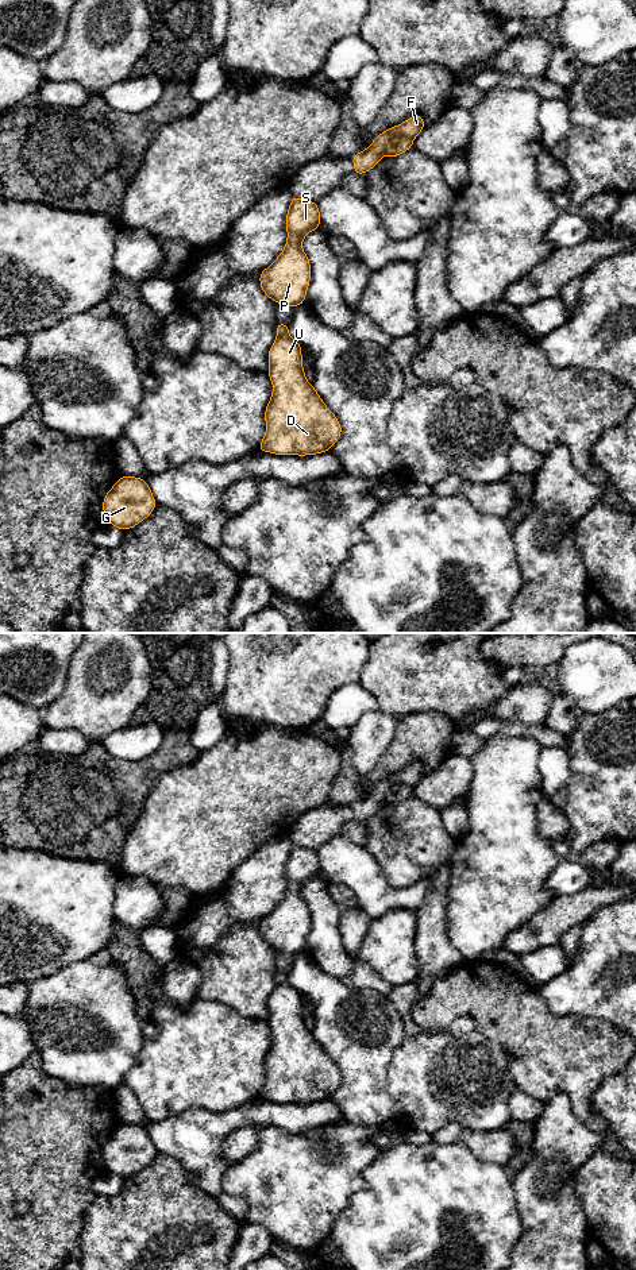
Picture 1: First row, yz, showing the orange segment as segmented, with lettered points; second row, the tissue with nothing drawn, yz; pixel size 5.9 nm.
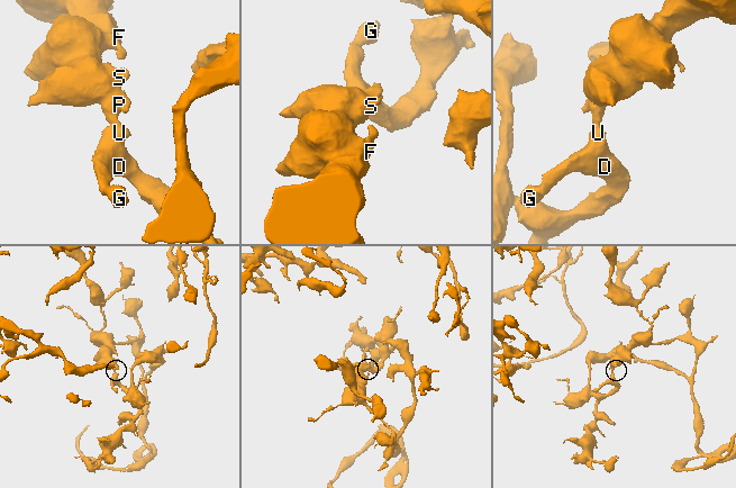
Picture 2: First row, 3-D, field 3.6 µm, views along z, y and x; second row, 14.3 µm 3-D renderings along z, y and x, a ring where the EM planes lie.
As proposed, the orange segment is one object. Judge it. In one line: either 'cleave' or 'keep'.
cleave

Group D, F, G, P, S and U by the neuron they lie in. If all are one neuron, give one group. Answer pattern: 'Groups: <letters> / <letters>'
Groups: D F G U / P S

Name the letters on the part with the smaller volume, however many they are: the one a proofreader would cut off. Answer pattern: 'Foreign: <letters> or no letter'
Foreign: P, S

